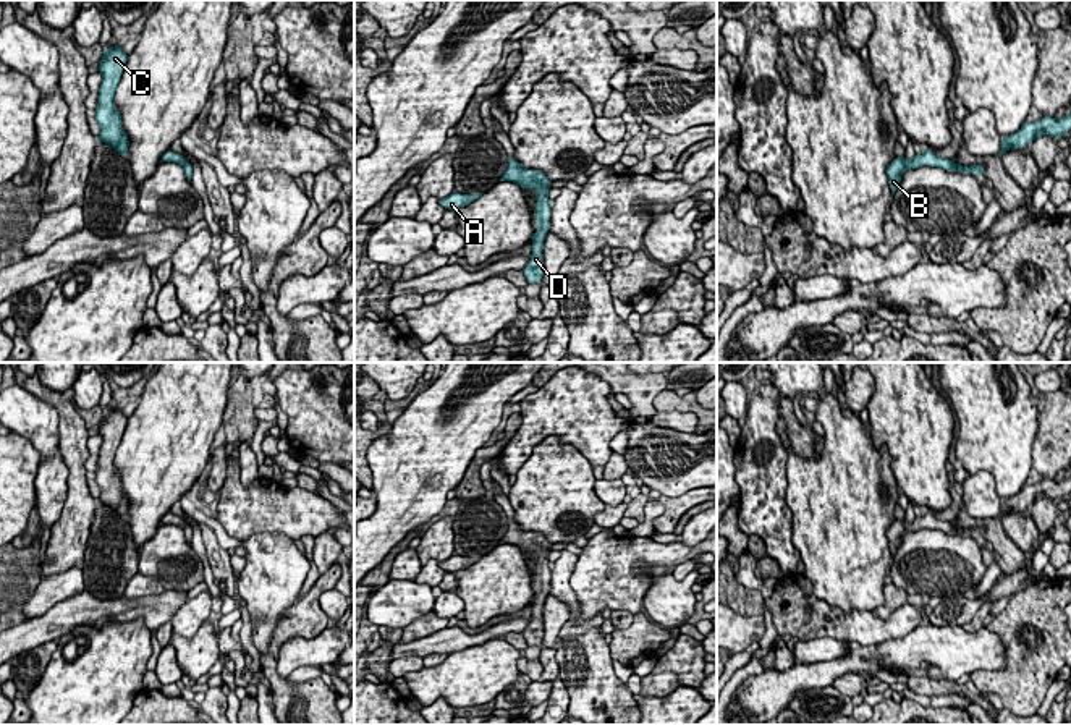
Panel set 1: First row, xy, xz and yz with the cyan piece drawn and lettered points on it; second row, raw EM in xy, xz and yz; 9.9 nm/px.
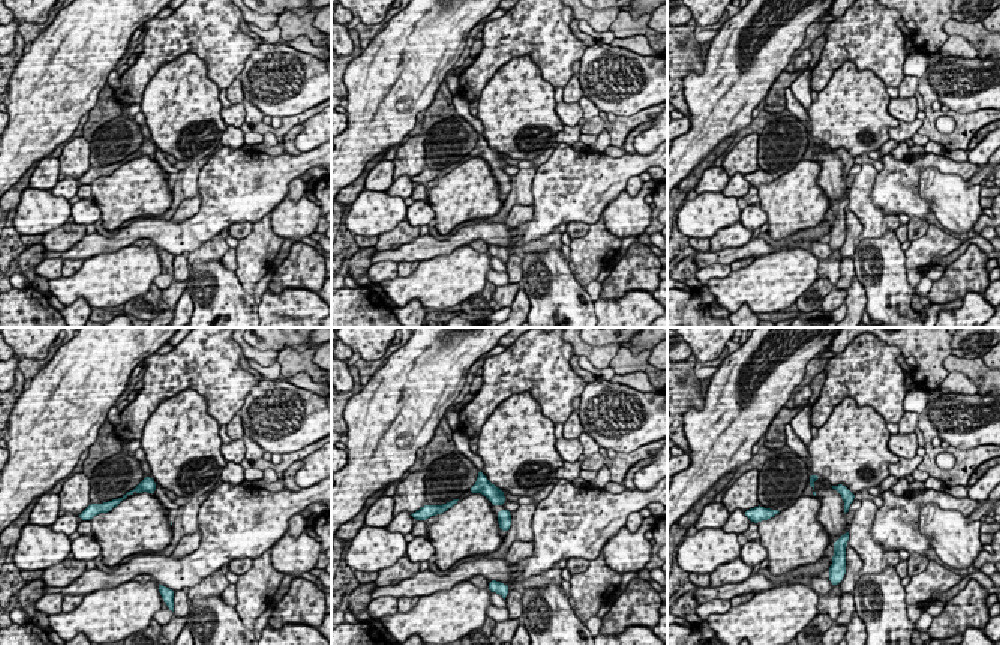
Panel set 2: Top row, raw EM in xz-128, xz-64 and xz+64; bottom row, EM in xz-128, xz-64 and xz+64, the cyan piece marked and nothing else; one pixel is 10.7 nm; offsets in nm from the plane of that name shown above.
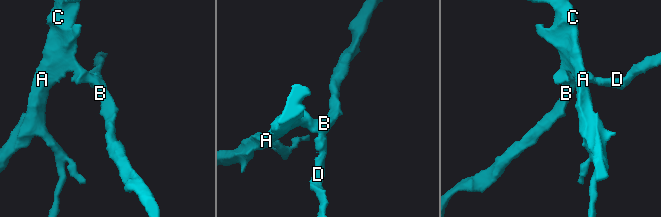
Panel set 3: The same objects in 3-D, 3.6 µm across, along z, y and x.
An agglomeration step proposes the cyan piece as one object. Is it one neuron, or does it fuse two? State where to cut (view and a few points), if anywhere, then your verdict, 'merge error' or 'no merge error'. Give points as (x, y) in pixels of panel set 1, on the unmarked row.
no cut | no merge error

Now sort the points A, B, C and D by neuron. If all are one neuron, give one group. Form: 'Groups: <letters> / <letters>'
Groups: A B C D

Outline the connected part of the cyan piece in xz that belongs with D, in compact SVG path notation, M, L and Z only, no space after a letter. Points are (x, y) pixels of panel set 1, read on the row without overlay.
M508 519L508 531L500 541L500 544L513 544L518 545L523 552L532 552L539 555L536 573L532 581L540 586L540 591L532 597L532 617L527 630L523 633L531 646L542 646L544 639L544 604L547 596L550 594L550 570L552 563L547 555L550 552L550 542L540 532L527 532L524 531L514 519Z

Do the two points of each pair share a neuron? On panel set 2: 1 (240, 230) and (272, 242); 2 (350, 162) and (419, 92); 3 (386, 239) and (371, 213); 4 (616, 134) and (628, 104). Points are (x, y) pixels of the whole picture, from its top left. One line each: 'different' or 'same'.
1: different
2: same
3: different
4: different

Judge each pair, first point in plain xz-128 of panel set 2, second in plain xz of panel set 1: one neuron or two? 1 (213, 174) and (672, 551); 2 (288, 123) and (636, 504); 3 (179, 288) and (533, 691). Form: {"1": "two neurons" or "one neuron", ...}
{"1": "one neuron", "2": "one neuron", "3": "one neuron"}

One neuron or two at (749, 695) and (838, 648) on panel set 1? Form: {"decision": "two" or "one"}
{"decision": "one"}

